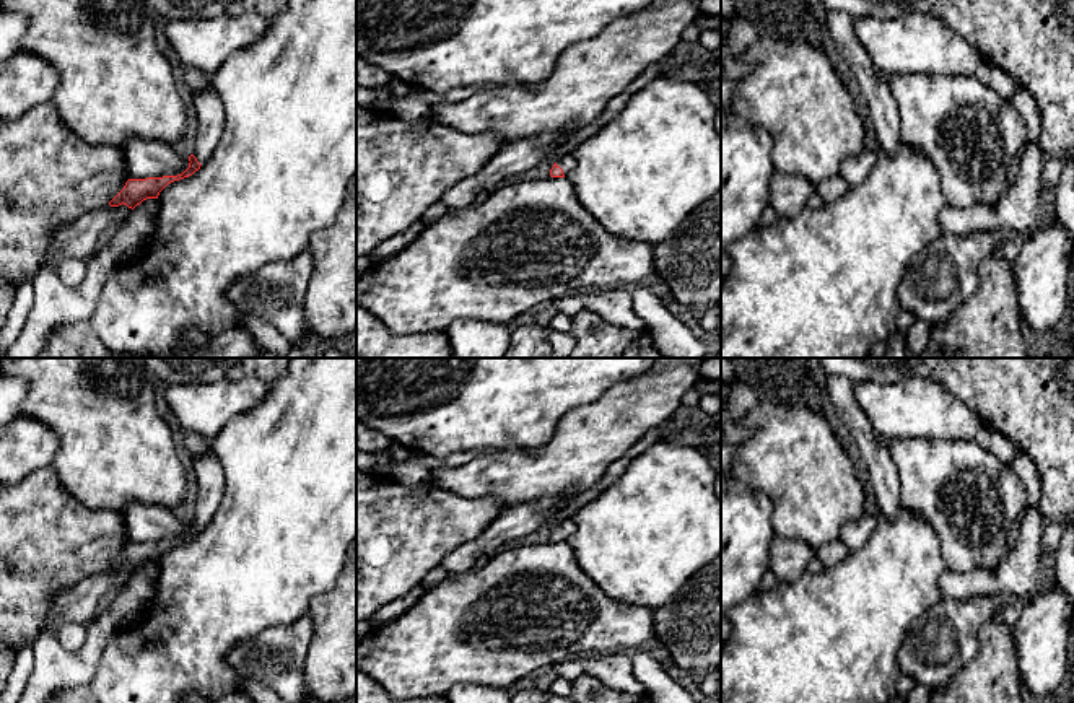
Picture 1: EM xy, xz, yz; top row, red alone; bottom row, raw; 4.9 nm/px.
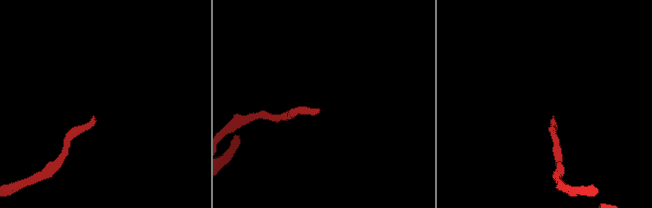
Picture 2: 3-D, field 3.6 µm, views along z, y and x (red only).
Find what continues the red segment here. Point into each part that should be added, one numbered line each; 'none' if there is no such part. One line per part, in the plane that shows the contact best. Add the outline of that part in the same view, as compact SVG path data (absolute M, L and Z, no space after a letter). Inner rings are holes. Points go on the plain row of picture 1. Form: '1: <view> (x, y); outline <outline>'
1: xz (567, 528); outline M566 519L558 522L557 531L560 531L563 534L563 539L568 540L574 534L576 524L573 519Z

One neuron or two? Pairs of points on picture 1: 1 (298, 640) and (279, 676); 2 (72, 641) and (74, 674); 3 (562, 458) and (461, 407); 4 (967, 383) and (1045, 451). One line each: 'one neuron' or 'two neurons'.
1: one neuron
2: two neurons
3: two neurons
4: one neuron

